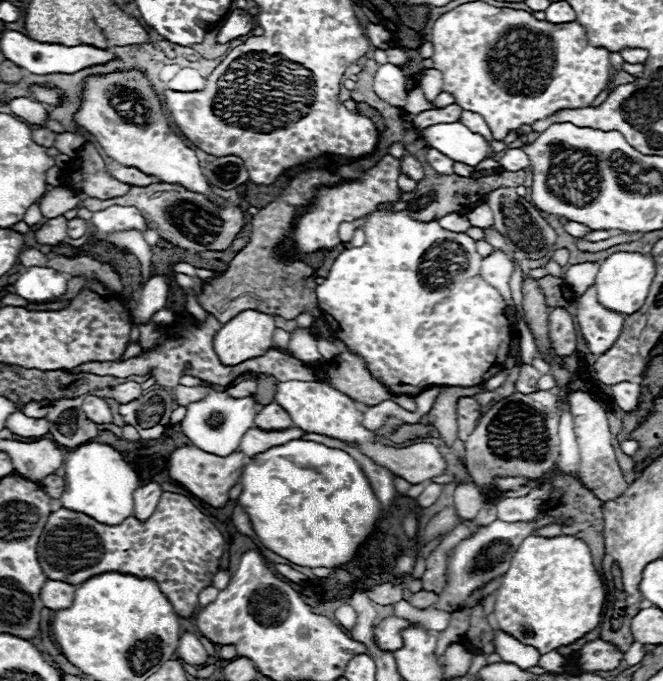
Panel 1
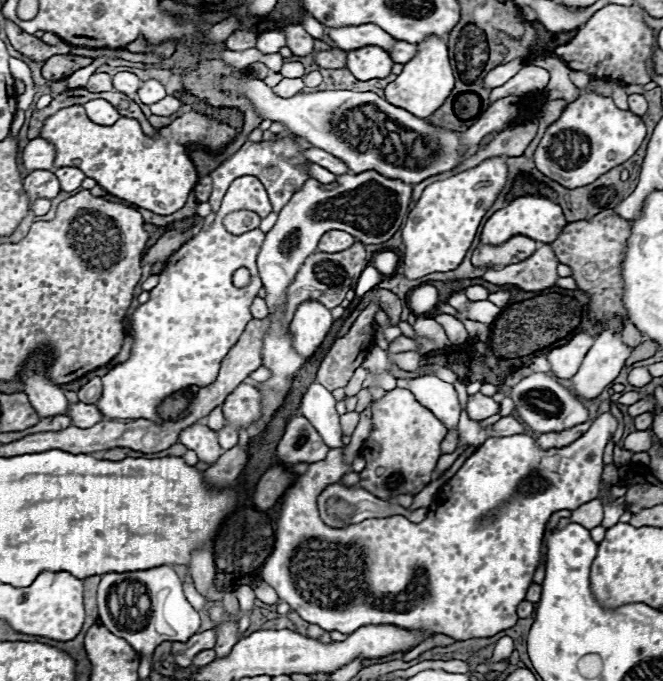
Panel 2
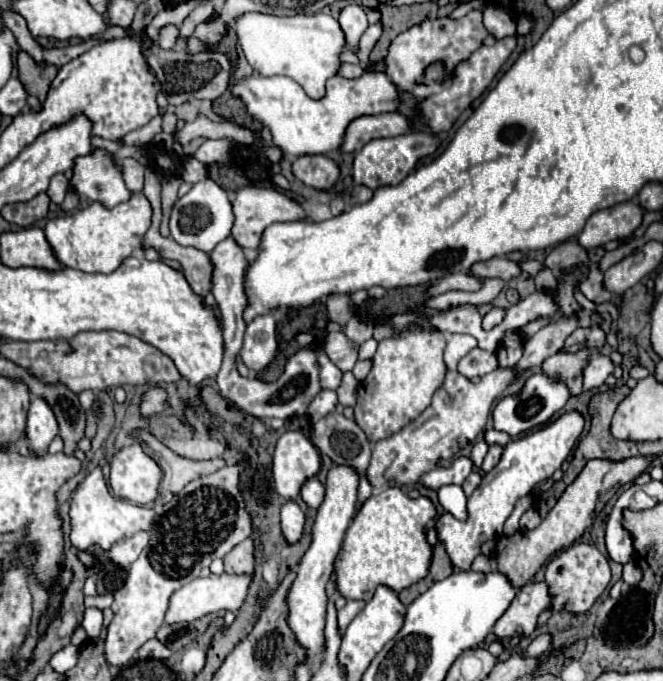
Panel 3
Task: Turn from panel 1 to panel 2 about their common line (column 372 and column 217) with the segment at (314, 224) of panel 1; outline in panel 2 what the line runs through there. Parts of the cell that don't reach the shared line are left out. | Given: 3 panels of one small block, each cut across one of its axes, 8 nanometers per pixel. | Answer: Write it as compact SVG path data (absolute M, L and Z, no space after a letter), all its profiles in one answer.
M278 140L278 142L258 142L258 144L252 144L252 142L246 142L234 156L230 156L228 160L224 160L218 168L214 168L210 172L212 176L212 182L214 182L214 190L212 190L212 196L210 196L210 204L212 204L212 210L216 212L220 208L220 202L222 202L222 196L226 194L226 188L230 188L230 184L238 178L238 176L256 176L268 190L270 194L270 202L272 202L272 208L274 212L280 212L288 200L292 198L292 194L302 188L302 184L310 178L308 176L308 166L306 166L306 158L302 156L302 150L294 144L294 140Z

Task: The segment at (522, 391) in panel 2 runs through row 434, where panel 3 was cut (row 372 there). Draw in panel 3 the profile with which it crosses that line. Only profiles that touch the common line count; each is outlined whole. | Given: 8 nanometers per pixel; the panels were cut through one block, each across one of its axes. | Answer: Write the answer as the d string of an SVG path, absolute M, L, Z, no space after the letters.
M536 372L532 374L522 392L520 394L514 394L514 396L506 396L502 398L496 408L492 410L492 420L494 422L493 427L500 432L506 432L510 436L518 436L522 432L528 432L532 428L538 428L538 426L544 426L552 420L552 416L568 402L570 394L568 394L568 388L558 382L558 380L552 380L548 376L544 376L542 372Z

